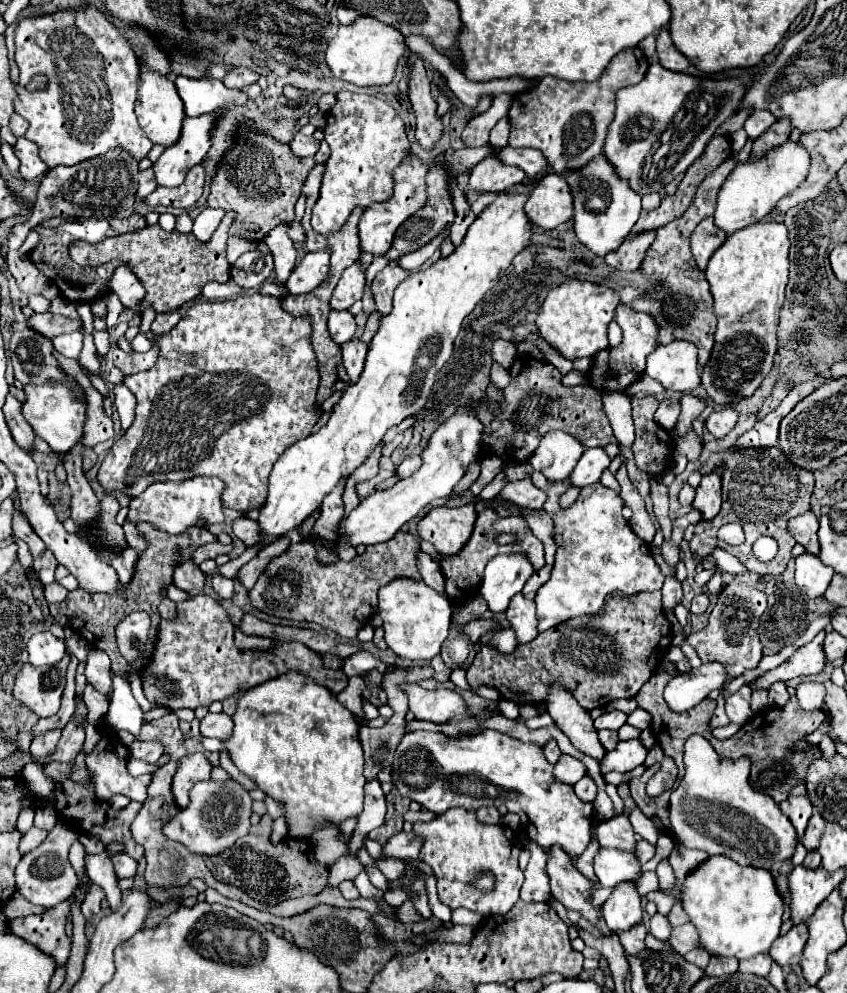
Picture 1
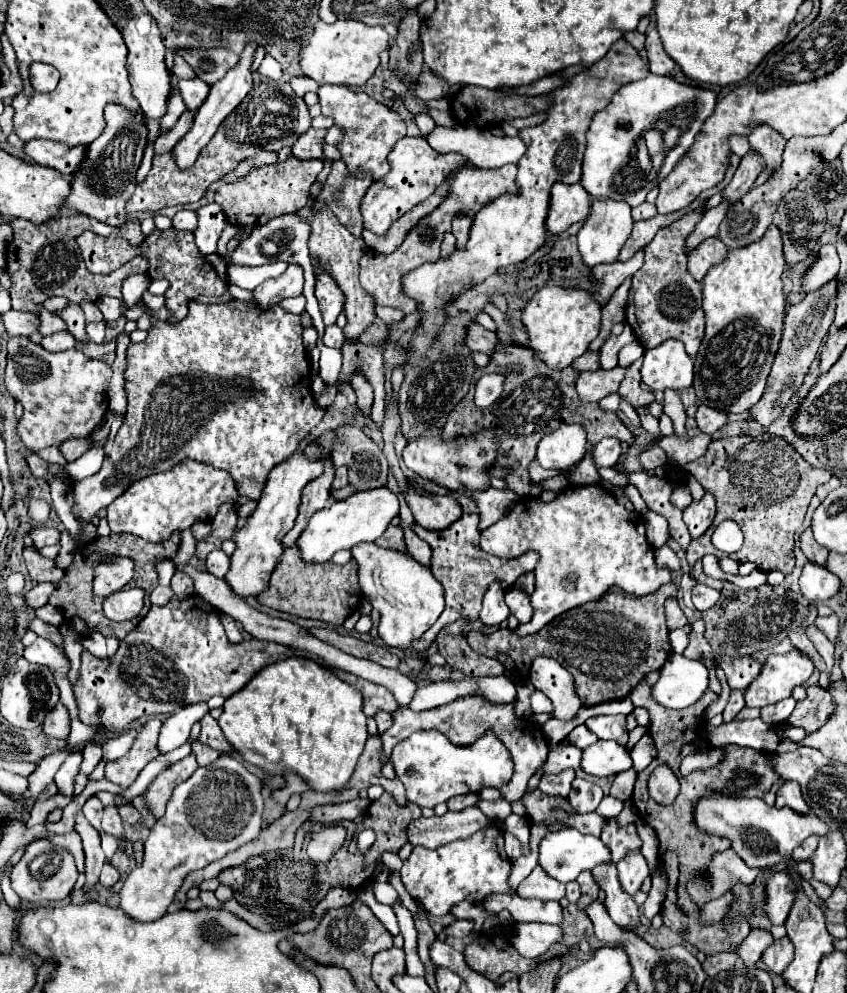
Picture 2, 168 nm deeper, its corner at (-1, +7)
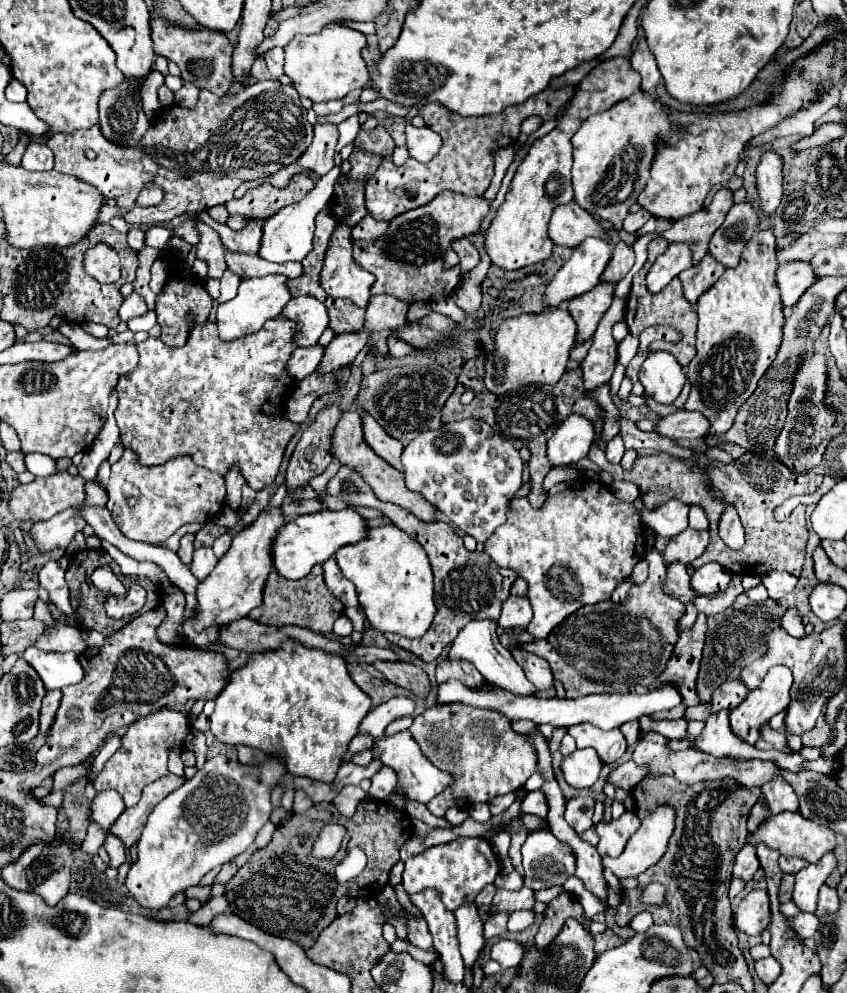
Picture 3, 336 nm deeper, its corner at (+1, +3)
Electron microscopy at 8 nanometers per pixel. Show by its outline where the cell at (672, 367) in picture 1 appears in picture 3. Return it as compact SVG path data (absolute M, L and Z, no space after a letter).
M657 351L645 359L639 381L645 387L645 395L659 403L673 403L681 393L687 377L671 353Z

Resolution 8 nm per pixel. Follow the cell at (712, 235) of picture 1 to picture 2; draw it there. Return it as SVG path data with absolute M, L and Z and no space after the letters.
M711 237L703 241L703 245L699 245L695 253L691 253L687 269L695 281L701 281L713 265L723 261L725 255L727 255L727 249L723 249L723 243L717 237Z

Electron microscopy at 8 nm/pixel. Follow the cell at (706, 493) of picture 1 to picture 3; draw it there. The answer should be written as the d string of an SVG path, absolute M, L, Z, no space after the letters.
M687 527L679 535L671 537L669 545L665 547L665 559L669 563L673 561L683 561L689 565L695 557L699 557L709 543L709 531L697 531Z

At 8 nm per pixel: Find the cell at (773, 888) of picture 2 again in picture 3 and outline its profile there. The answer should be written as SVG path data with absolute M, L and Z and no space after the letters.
M755 889L743 897L733 913L733 925L747 935L761 935L771 923L771 907L767 889Z

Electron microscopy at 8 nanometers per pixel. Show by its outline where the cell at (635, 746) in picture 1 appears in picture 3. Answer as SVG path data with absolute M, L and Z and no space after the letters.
M577 749L561 763L565 781L573 787L591 787L601 775L601 759L593 749Z

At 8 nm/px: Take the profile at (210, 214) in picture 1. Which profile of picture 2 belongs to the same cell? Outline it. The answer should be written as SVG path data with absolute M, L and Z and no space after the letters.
M211 203L197 209L197 215L199 215L199 227L195 231L195 245L199 247L201 255L213 255L217 253L219 235L227 225L225 213L217 203Z

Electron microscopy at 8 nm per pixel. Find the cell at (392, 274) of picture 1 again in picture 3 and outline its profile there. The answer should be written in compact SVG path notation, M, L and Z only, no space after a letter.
M445 191L439 193L431 203L395 217L383 239L375 243L355 241L353 257L357 265L375 277L371 293L387 293L407 305L417 301L429 303L433 299L447 297L461 283L461 273L455 267L451 271L443 269L445 251L453 239L477 233L481 219L487 217L489 209L491 201L485 197L465 197L463 193Z

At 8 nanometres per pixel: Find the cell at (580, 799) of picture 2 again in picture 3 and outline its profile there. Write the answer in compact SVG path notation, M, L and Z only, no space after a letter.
M577 795L567 799L567 809L565 809L567 823L577 833L593 827L593 807L595 807L595 799L591 795Z

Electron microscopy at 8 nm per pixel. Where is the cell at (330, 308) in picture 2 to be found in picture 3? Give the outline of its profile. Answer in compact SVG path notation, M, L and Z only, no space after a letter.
M309 295L293 297L289 305L285 305L283 315L299 325L295 337L297 337L297 345L301 347L315 345L321 333L329 327L327 309L317 297L309 297Z

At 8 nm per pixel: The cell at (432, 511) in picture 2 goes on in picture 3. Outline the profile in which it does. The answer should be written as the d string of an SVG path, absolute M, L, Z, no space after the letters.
M357 409L353 411L345 411L335 427L335 433L333 433L333 455L343 463L343 465L349 465L353 467L355 471L359 471L365 481L371 485L371 489L375 491L375 495L381 499L381 501L391 501L395 505L401 505L403 509L411 511L417 519L421 521L429 521L433 523L435 521L435 515L437 515L437 507L429 501L425 501L425 497L421 497L419 493L413 493L407 485L405 485L405 477L401 471L397 471L395 467L391 467L387 461L383 461L381 457L377 457L369 445L365 443L363 439L363 431L361 431L361 413Z

